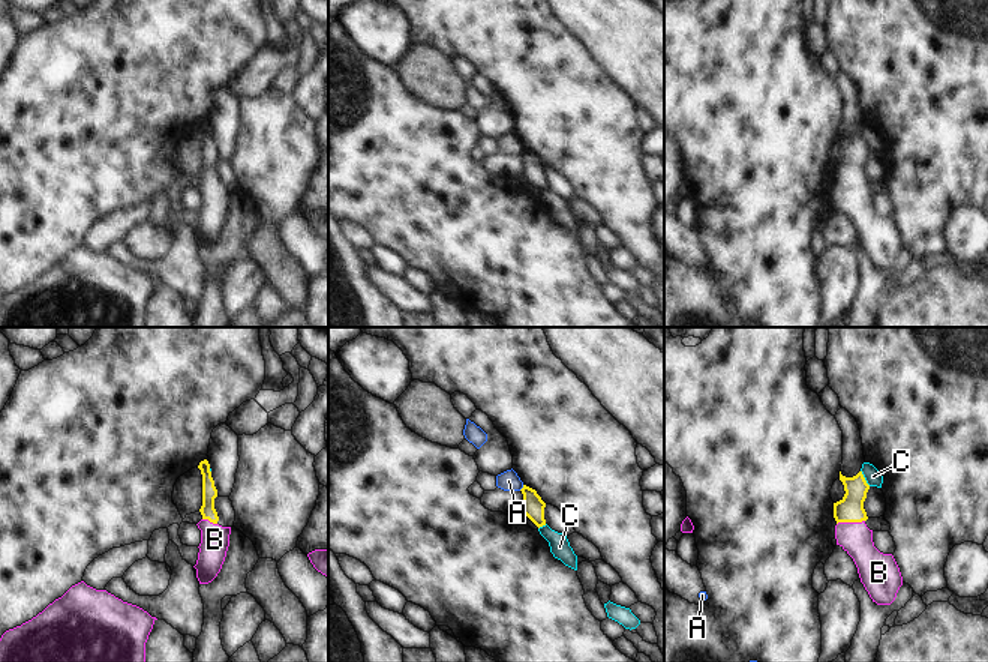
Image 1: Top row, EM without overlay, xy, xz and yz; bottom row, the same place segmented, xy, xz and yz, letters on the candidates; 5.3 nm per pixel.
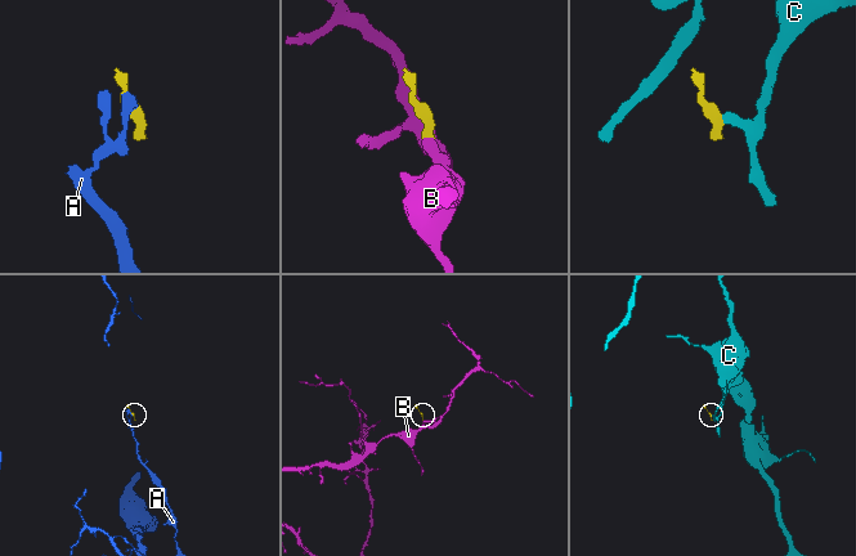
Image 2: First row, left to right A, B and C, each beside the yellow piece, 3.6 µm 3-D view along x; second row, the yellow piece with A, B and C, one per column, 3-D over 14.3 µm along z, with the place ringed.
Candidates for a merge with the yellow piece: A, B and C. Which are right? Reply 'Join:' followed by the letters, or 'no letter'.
Join: B

